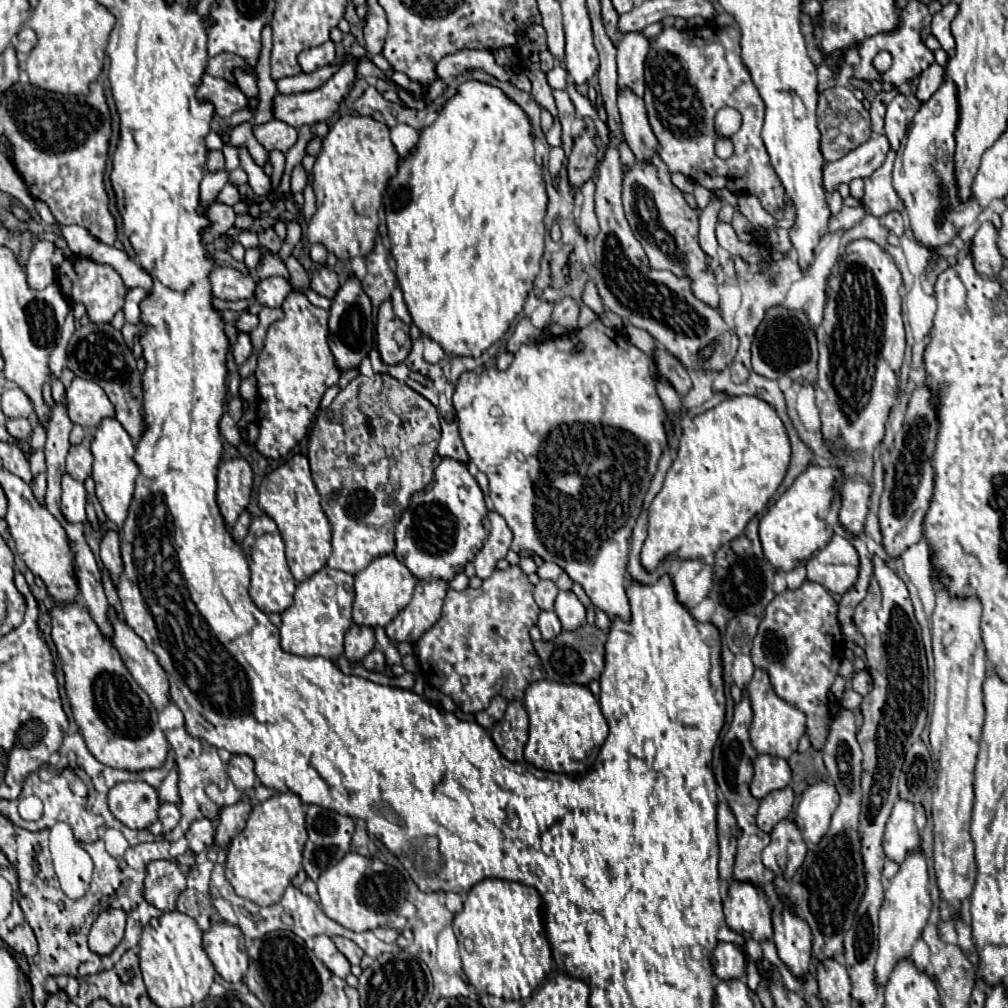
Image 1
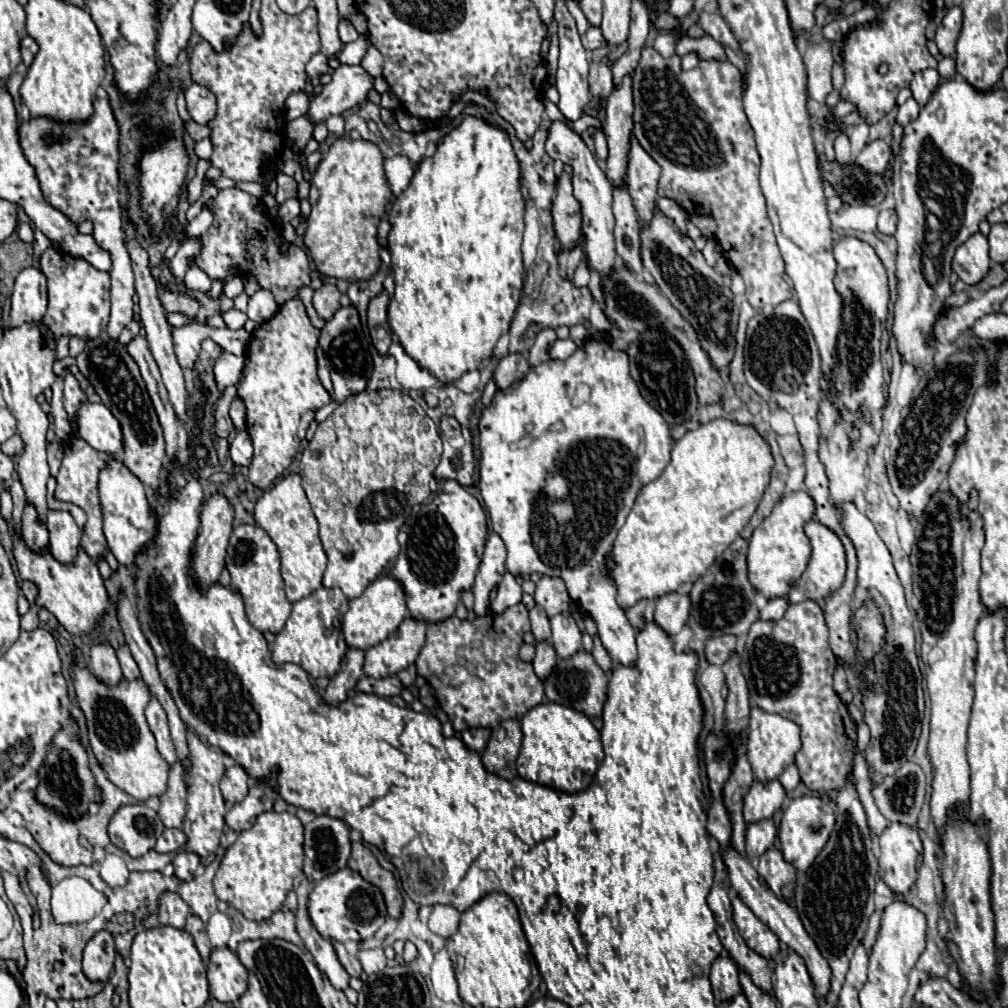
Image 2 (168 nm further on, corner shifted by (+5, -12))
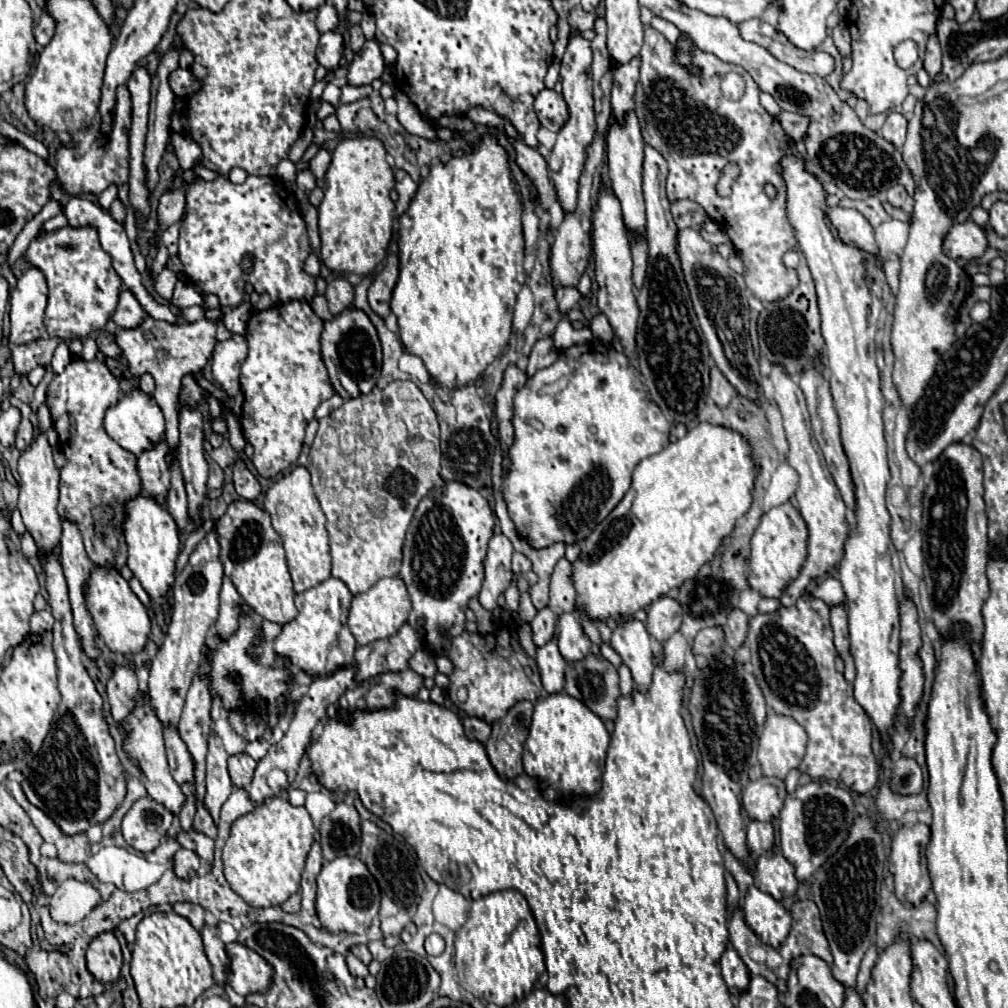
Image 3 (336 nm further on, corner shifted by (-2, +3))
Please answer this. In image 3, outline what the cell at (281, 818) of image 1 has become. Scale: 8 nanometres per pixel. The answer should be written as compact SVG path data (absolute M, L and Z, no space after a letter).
M271 798L259 804L253 812L239 816L231 826L231 836L223 846L223 872L229 886L253 908L269 908L283 904L299 890L307 852L313 844L315 826L305 806L291 806L285 798Z

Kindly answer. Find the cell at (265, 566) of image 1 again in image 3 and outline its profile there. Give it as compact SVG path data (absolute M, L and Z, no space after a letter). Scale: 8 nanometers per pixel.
M237 500L231 502L227 506L227 512L215 522L215 534L217 534L217 542L221 546L219 558L223 562L223 572L227 578L231 578L233 586L237 588L237 592L241 594L241 598L245 600L245 604L261 618L271 620L275 624L287 624L297 616L297 608L295 608L295 590L293 590L293 582L287 570L287 562L285 562L285 550L283 544L279 540L279 534L273 530L271 520L267 516L265 510L257 508L253 502L249 500Z

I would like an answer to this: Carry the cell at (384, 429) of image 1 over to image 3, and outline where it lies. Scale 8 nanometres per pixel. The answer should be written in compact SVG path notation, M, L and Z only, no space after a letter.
M395 380L379 392L345 400L341 408L319 422L309 452L309 474L321 510L327 516L329 546L333 556L331 576L345 582L353 596L367 592L377 580L397 576L405 532L421 498L429 494L441 470L439 422L421 390L405 380Z

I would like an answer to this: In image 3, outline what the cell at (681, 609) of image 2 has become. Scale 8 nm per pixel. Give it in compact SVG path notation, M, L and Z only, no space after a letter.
M659 598L649 606L645 628L657 640L665 642L679 630L679 602L673 598Z

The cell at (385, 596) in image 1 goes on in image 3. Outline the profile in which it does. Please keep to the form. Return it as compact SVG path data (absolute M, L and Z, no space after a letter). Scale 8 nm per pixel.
M399 576L381 578L365 594L353 596L347 626L349 626L351 634L355 636L357 644L365 646L365 644L371 644L375 640L383 640L383 638L389 638L393 634L397 634L397 630L407 622L409 612L411 612L411 600L409 600L409 594L407 594L407 588L405 588L403 580Z

